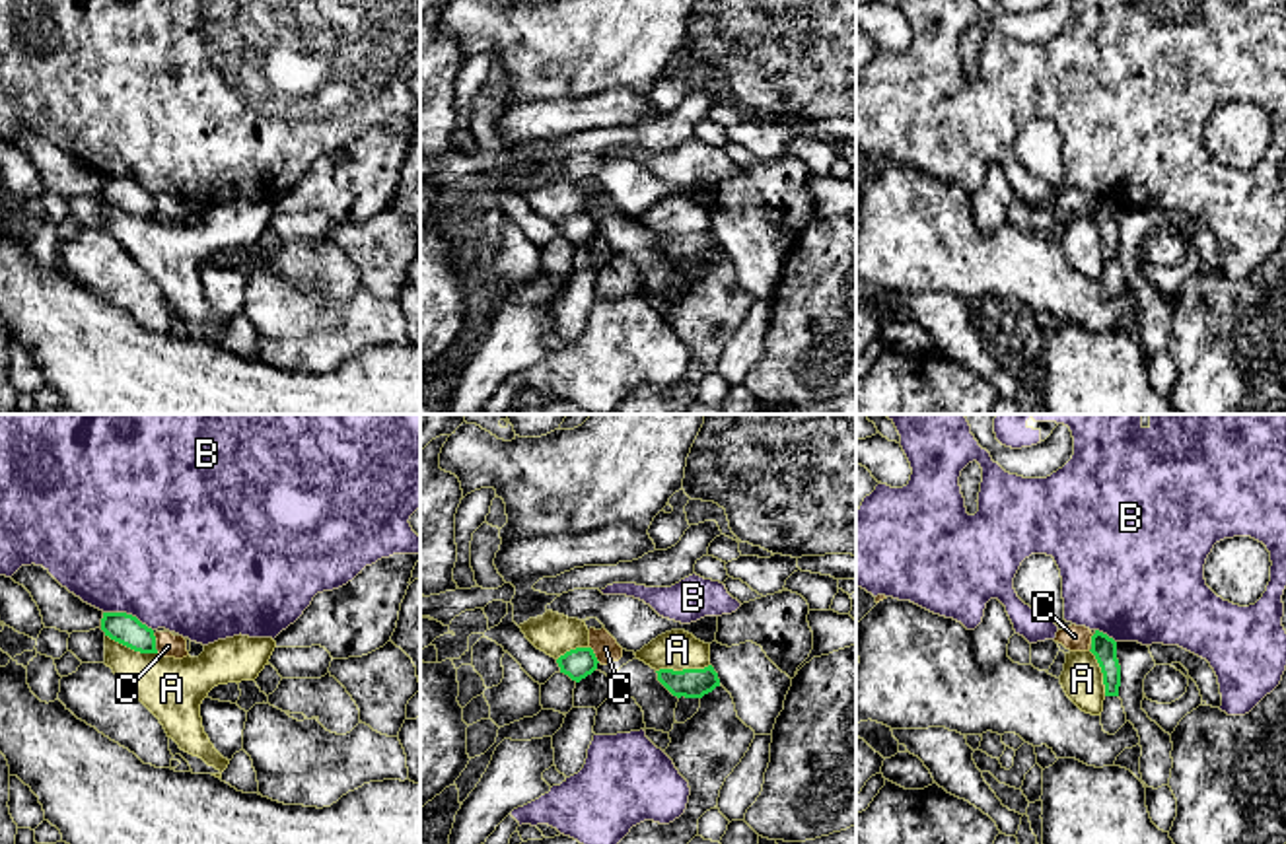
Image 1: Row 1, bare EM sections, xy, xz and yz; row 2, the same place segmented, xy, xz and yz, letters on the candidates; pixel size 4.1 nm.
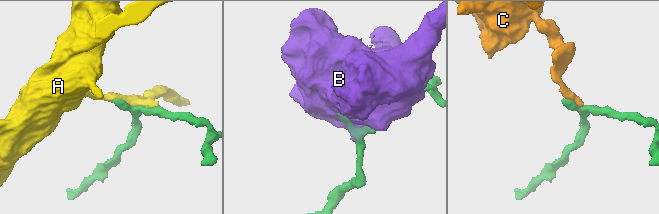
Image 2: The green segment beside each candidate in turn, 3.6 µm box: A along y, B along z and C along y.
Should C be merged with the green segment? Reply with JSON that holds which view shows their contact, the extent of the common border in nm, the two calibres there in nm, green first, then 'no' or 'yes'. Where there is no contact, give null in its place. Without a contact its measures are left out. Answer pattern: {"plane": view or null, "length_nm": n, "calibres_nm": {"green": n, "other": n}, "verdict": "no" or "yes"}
{"plane": "xz", "length_nm": 80, "calibres_nm": {"green": 120, "other": 110}, "verdict": "no"}

